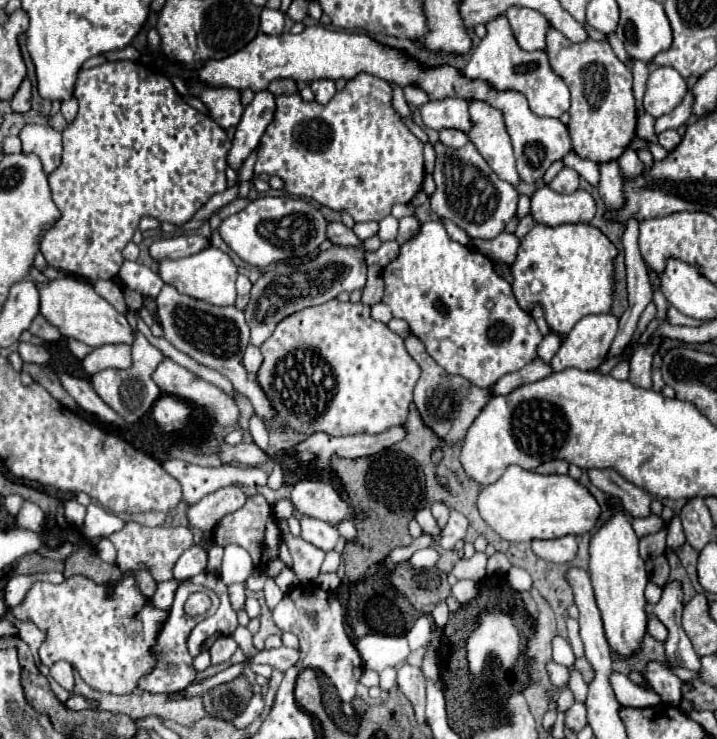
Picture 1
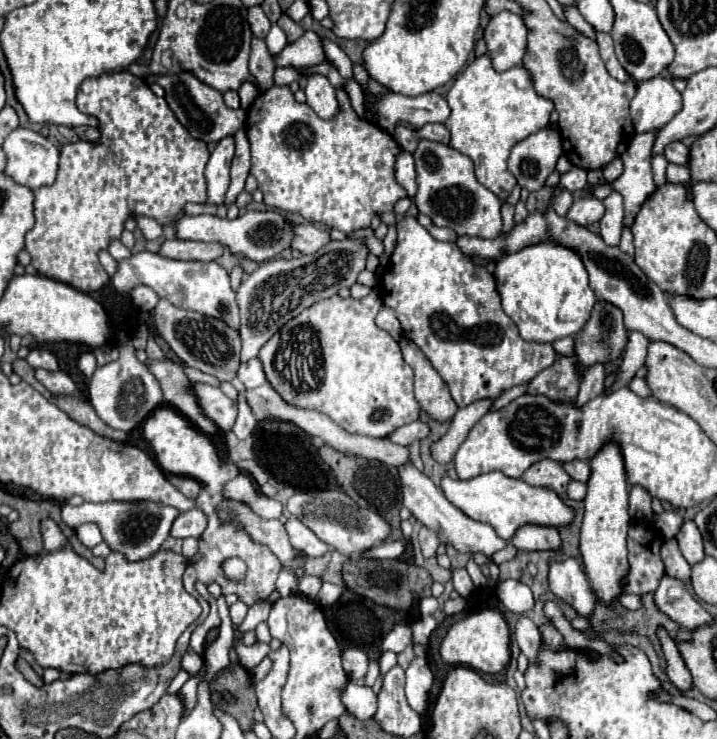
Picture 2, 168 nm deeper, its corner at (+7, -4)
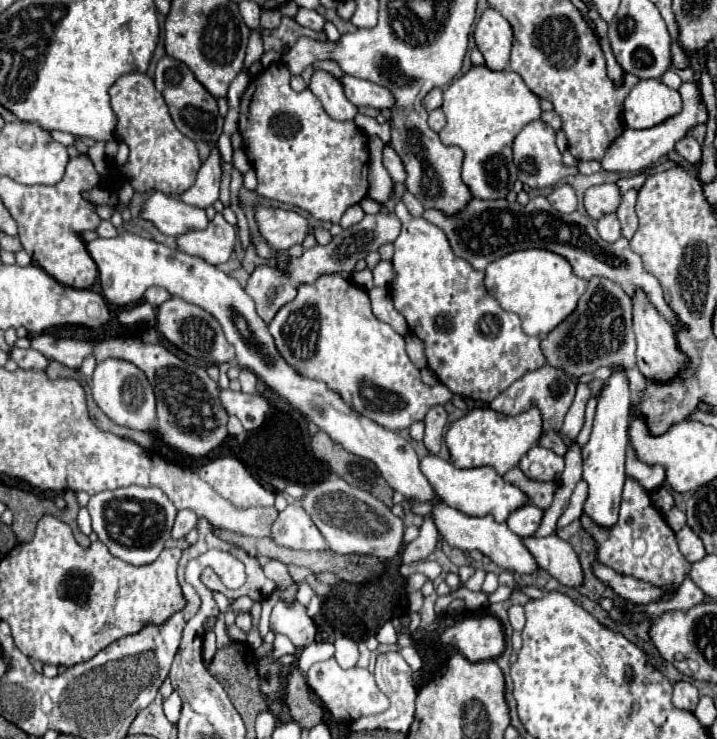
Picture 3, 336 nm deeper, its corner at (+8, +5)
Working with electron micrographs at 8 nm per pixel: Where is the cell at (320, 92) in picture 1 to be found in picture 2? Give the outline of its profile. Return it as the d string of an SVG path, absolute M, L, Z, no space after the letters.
M310 74L308 84L304 88L306 92L306 104L324 120L332 118L338 112L338 102L336 102L336 88L328 82L326 76L322 74Z

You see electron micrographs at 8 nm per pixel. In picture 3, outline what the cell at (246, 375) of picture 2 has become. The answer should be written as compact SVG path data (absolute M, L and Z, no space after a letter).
M243 369L241 375L239 375L239 381L241 381L241 391L243 393L255 393L255 389L257 389L257 377L255 377L253 371Z

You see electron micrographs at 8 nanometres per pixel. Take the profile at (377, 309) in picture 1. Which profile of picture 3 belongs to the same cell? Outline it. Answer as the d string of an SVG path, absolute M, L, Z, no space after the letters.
M373 287L369 291L369 297L371 297L371 305L373 305L373 313L389 323L399 335L405 335L409 329L407 329L407 321L405 317L401 317L401 313L395 311L393 307L393 301L391 301L390 292L386 288Z

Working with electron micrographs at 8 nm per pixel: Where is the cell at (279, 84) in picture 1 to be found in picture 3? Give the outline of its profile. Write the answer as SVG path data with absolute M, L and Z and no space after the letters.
M251 33L249 45L247 45L247 55L245 55L245 67L251 67L255 61L259 61L263 55L263 41L257 33Z

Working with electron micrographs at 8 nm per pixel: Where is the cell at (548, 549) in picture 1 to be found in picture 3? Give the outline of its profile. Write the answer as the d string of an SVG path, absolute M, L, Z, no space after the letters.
M525 503L523 507L515 509L507 517L507 527L519 537L527 537L527 535L533 535L537 531L541 519L543 519L543 511L531 503Z

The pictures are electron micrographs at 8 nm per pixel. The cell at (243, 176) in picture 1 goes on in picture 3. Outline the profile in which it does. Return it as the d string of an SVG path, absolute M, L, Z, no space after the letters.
M217 213L205 229L187 231L177 237L181 251L201 257L211 265L225 263L235 249L235 227L231 227L221 213Z

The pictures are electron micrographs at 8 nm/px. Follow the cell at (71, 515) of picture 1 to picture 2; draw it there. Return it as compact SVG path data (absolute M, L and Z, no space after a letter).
M84 502L82 506L62 504L62 522L66 526L78 528L84 522L98 524L104 542L110 546L110 550L126 554L126 558L132 562L148 558L162 546L162 542L168 538L170 526L176 516L178 510L174 510L172 506L158 506L156 502L104 502L104 504Z

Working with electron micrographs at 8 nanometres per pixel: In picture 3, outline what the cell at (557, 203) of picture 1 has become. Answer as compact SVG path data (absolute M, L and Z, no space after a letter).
M609 183L595 185L595 187L587 189L585 201L583 201L589 217L597 219L597 221L607 213L615 213L619 203L621 203L621 191L615 183L613 185L609 185Z

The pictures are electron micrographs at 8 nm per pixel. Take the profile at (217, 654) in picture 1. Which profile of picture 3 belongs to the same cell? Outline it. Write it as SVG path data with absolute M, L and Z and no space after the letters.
M173 693L165 703L163 703L163 713L169 719L169 723L177 723L179 715L181 715L181 699L177 697L177 693Z

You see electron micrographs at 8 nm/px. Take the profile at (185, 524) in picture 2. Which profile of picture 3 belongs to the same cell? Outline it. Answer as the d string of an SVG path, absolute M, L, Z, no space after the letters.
M187 509L185 511L179 511L177 513L177 519L175 519L175 525L173 525L171 537L173 539L183 539L193 527L197 527L197 521L199 521L199 517L195 513L189 513Z

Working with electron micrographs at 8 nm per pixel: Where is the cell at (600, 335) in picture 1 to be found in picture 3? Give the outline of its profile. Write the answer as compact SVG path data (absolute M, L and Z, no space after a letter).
M543 365L541 369L527 373L525 377L515 381L507 391L503 391L499 397L495 397L489 403L489 407L503 415L519 415L519 413L529 411L531 407L537 407L543 417L543 429L545 431L561 431L563 417L575 397L575 385L577 383L573 381L573 377L565 377L565 373L561 373L559 369L549 369L549 365Z

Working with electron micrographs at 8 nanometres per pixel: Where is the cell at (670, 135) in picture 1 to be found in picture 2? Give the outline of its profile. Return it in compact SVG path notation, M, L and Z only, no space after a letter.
M672 142L664 148L664 156L668 162L674 162L674 164L688 164L688 148L682 144L682 142Z

